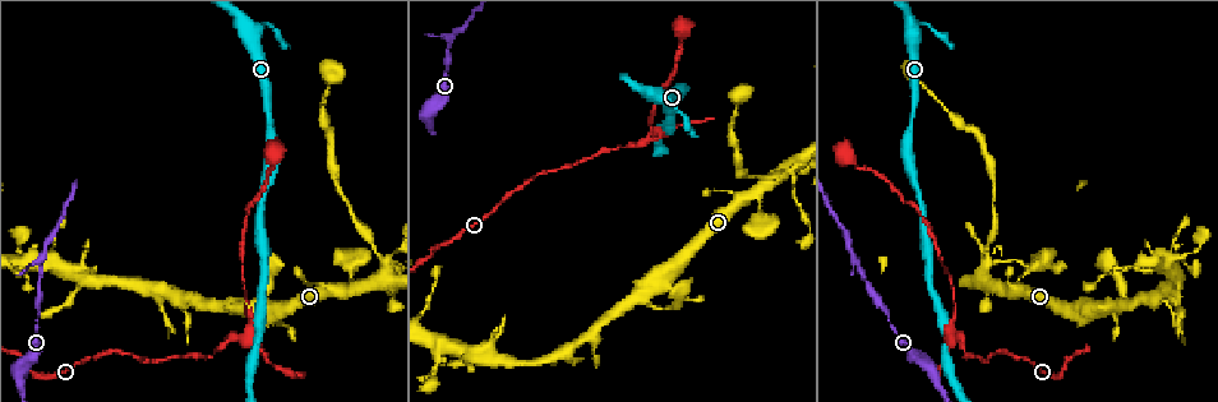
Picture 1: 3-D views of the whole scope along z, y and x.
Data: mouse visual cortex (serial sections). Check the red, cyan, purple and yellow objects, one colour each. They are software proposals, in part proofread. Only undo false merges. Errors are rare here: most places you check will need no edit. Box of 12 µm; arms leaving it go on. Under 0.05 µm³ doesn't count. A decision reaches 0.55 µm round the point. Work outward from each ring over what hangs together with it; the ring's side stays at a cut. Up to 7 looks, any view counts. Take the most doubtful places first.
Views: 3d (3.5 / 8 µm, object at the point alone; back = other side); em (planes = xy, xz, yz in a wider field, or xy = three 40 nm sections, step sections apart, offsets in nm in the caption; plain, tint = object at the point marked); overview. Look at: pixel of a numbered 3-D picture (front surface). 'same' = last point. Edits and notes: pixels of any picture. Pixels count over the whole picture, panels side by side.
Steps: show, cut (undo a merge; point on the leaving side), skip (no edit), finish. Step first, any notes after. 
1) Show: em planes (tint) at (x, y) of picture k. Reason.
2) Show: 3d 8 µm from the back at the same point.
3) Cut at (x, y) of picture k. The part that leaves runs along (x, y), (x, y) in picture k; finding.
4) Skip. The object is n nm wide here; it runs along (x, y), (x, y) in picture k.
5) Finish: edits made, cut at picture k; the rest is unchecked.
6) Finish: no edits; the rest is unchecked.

Show: 3d 8 µm at (794, 171) of picture 1. Abrupt turn.

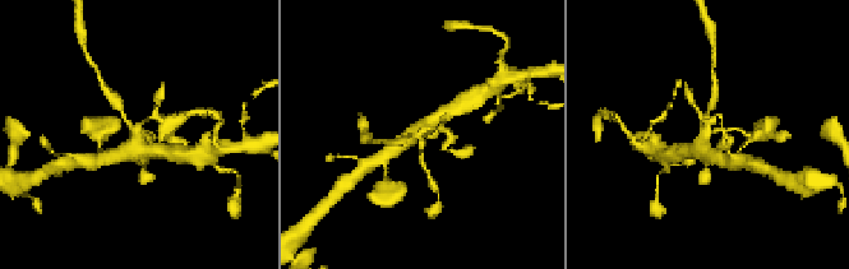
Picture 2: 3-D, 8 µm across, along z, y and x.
Show: 3d 3.5 µm from the back at (704, 135) of picture 2. Closer look.

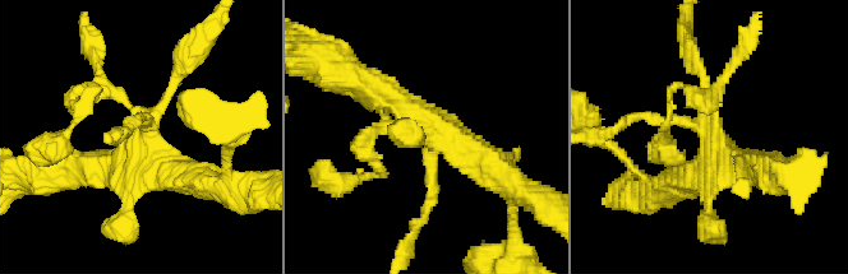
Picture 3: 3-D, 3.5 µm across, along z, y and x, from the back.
Show: em xy step 1 (tint) at (706, 133) of picture 3. Now the EM.

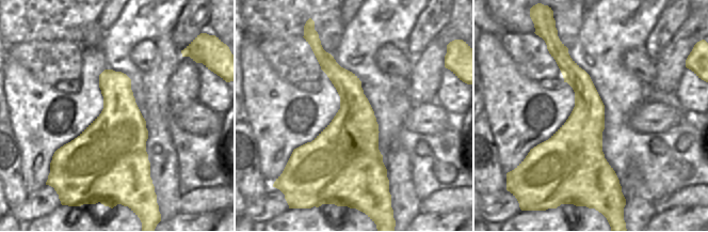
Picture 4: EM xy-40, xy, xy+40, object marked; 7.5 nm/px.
Skip. It runs along (197, 180), (147, 144), (185, 63) in picture 3; one cell here.

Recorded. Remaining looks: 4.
Show: 3d 3.5 µm at (615, 149) of picture 1. Thin neck.

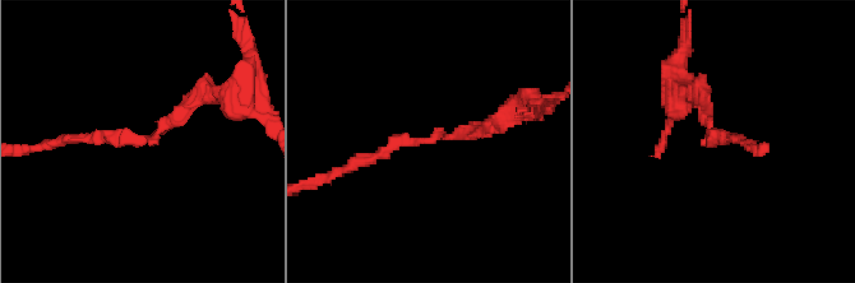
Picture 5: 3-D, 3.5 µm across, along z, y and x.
Show: em xy step 2 (tint) at (714, 138) of picture 5. The arms are 150, 200 nm wide.

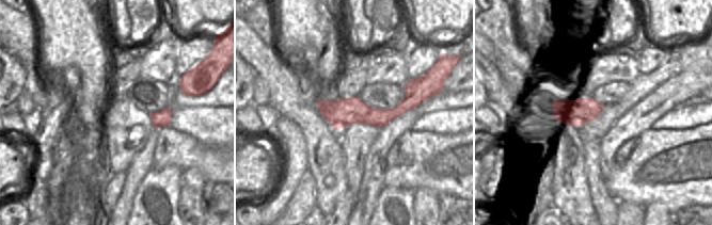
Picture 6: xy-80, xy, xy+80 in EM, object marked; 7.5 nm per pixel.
Skip. It runs along (423, 95), (390, 114), (320, 107) in picture 6; all the same cell.

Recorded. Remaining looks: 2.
Show: 3d 3.5 µm at (31, 259) of picture 1. Arms part here.

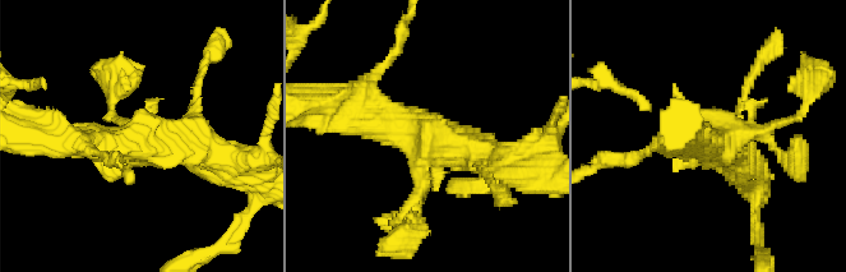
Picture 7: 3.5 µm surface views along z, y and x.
Skip. It runs along (511, 166), (393, 127), (365, 97) in picture 7; all the same cell.

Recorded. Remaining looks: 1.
Finish: no edits; the rest is unchecked.

